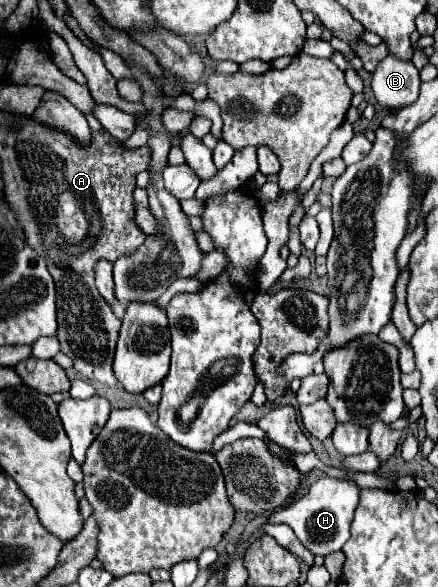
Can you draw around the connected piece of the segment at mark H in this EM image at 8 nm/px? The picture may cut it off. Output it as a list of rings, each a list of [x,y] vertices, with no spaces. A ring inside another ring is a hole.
[[[322,477],[316,483],[310,485],[308,493],[296,501],[292,501],[288,507],[280,509],[269,519],[268,524],[286,523],[294,529],[296,537],[300,543],[312,553],[312,555],[322,555],[314,557],[314,567],[320,567],[324,563],[324,557],[328,553],[340,551],[344,543],[350,537],[350,523],[352,523],[352,513],[356,509],[360,489],[352,481],[344,479],[334,479],[334,477]]]

